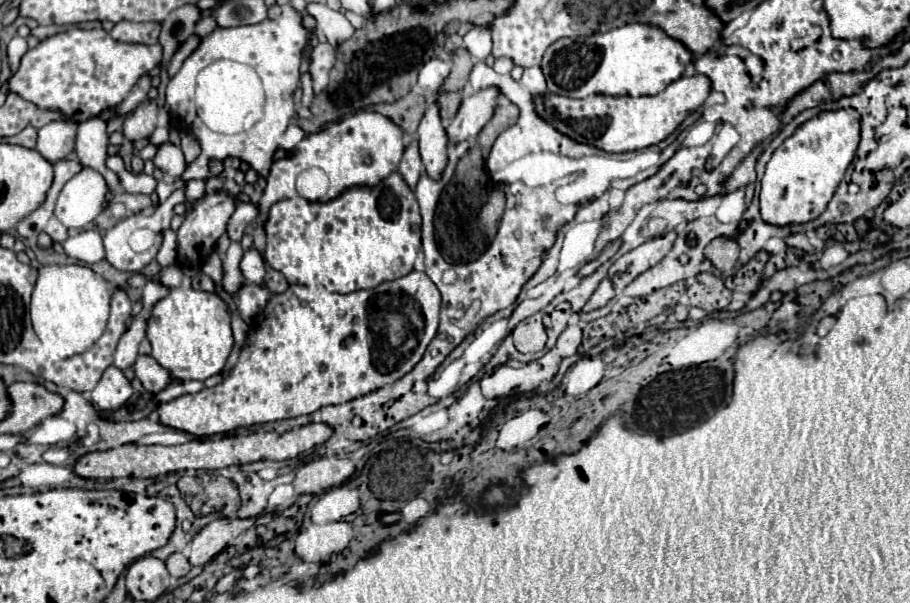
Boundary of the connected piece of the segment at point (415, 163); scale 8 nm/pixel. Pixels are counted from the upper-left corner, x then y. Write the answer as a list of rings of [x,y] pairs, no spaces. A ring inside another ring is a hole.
[[[416,140],[406,146],[398,172],[400,172],[400,176],[404,178],[404,182],[410,186],[410,190],[414,190],[414,188],[416,188],[416,182],[418,182],[418,178],[420,178],[420,174],[422,174],[420,154],[416,154]]]

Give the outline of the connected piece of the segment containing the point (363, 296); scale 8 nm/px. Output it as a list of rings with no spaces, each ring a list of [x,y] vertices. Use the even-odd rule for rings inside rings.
[[[416,270],[404,278],[382,282],[372,290],[356,290],[346,296],[326,292],[324,288],[290,286],[286,292],[274,294],[256,316],[228,378],[212,388],[202,388],[196,394],[184,394],[172,402],[160,404],[156,412],[166,426],[194,436],[210,436],[232,432],[242,426],[312,414],[330,404],[344,404],[408,374],[422,360],[424,350],[436,336],[438,316],[440,292],[424,272]]]

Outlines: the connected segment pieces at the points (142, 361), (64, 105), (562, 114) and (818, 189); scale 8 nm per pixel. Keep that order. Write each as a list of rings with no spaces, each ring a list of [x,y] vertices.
[[[138,356],[136,364],[134,364],[134,370],[136,370],[136,378],[152,394],[162,392],[172,382],[168,370],[162,368],[152,356]]]
[[[70,28],[66,32],[60,32],[52,38],[46,38],[36,48],[28,50],[20,62],[18,72],[10,78],[10,92],[20,94],[24,100],[34,102],[40,108],[58,110],[64,114],[66,120],[72,122],[84,122],[88,118],[98,116],[102,110],[118,106],[126,94],[132,90],[132,86],[138,82],[142,74],[148,74],[156,64],[162,62],[162,46],[140,46],[140,44],[124,44],[114,40],[106,30],[80,30]]]
[[[704,74],[694,76],[682,76],[674,80],[664,92],[658,92],[656,96],[608,96],[608,94],[592,94],[588,98],[576,100],[566,96],[554,96],[554,94],[536,94],[536,112],[552,122],[556,130],[562,134],[568,134],[576,142],[592,144],[596,148],[602,148],[606,152],[632,152],[642,150],[652,144],[662,142],[668,138],[680,122],[694,112],[698,106],[704,104],[712,90],[712,82]]]
[[[850,108],[822,112],[802,124],[782,146],[772,154],[762,176],[760,216],[766,224],[788,226],[804,224],[818,218],[836,192],[846,168],[850,166],[860,142],[858,114]]]

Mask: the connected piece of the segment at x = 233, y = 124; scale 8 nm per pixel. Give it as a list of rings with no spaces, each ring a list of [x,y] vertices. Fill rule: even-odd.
[[[286,4],[286,6],[282,6],[282,16],[276,18],[276,20],[264,20],[264,22],[254,24],[254,26],[216,28],[210,36],[202,38],[200,46],[184,60],[182,68],[178,70],[178,74],[168,82],[168,86],[166,86],[166,104],[170,106],[172,114],[174,114],[182,124],[186,124],[186,126],[192,130],[192,134],[196,136],[196,140],[200,142],[200,148],[202,148],[200,156],[186,168],[186,172],[184,172],[184,176],[182,176],[184,180],[192,180],[192,178],[206,180],[206,178],[210,176],[208,164],[210,164],[212,160],[222,162],[222,160],[228,158],[228,156],[240,158],[240,160],[246,162],[252,170],[256,170],[258,176],[262,176],[262,178],[268,176],[268,170],[270,170],[270,166],[272,166],[272,162],[274,162],[274,152],[278,150],[278,140],[280,140],[280,136],[286,132],[286,128],[288,128],[288,124],[290,124],[290,120],[292,120],[292,116],[294,116],[294,100],[292,100],[292,94],[294,94],[294,90],[300,86],[300,72],[298,72],[298,68],[300,68],[300,60],[302,60],[302,50],[304,50],[304,46],[306,46],[306,30],[304,30],[304,26],[300,26],[300,18],[302,18],[302,14],[296,12],[290,4]]]

